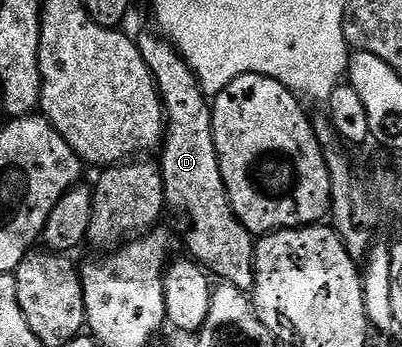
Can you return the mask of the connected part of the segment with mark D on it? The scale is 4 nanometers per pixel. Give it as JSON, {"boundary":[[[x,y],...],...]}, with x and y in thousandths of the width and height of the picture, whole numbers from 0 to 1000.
{"boundary":[[[398,95],[361,98],[338,112],[346,150],[366,184],[391,245],[391,274],[400,282],[400,305],[410,317],[410,403],[398,424],[396,476],[405,530],[410,533],[410,591],[423,608],[450,614],[450,651],[460,660],[460,709],[468,741],[510,769],[532,804],[562,821],[595,830],[622,844],[632,824],[629,764],[634,761],[632,677],[585,622],[575,599],[575,576],[565,565],[565,542],[555,530],[555,496],[545,484],[545,450],[535,427],[530,389],[530,311],[510,259],[495,242],[485,207],[465,184],[465,173],[433,135],[418,110]]]}

